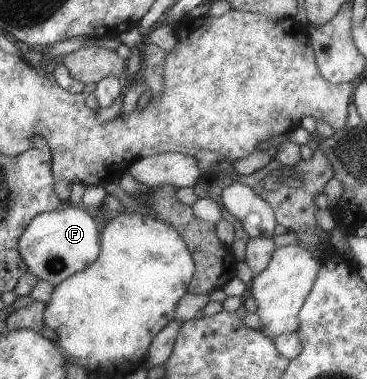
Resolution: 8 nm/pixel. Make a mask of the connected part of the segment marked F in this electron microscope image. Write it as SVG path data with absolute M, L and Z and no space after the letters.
M67 205L53 212L38 214L22 235L19 247L30 271L56 287L98 261L102 253L102 233L92 215L80 207Z

